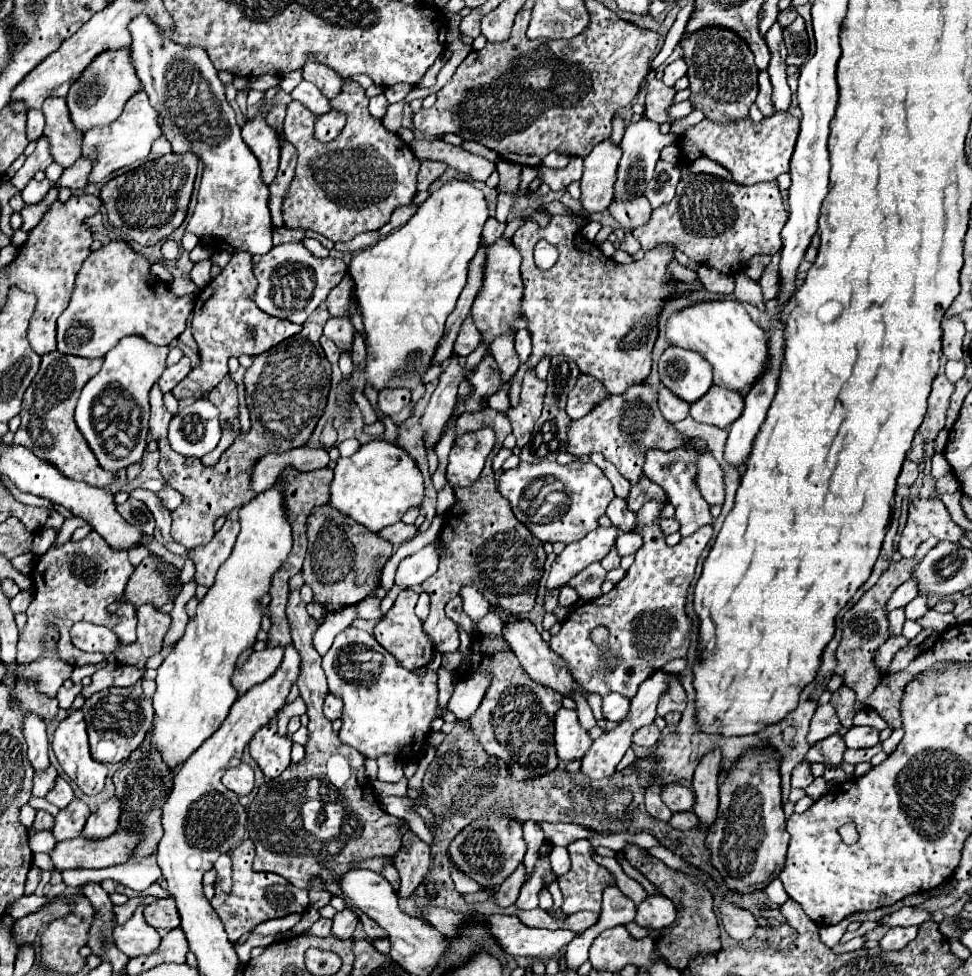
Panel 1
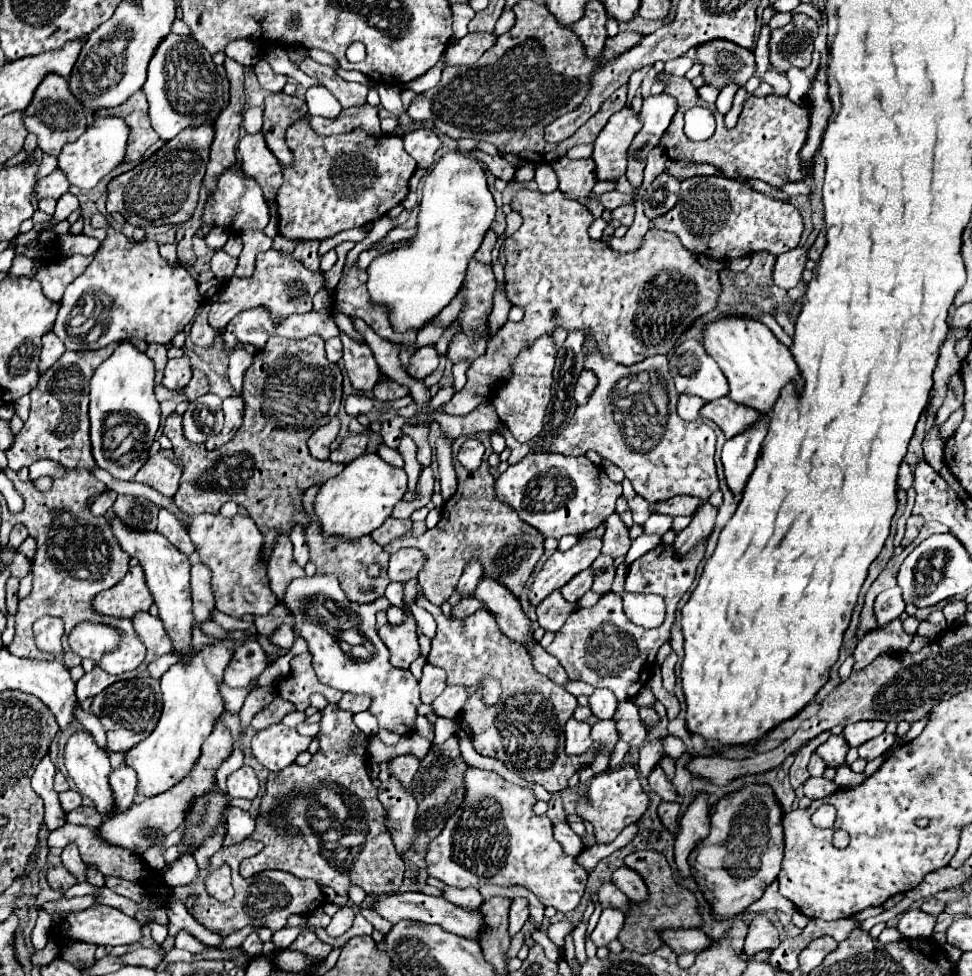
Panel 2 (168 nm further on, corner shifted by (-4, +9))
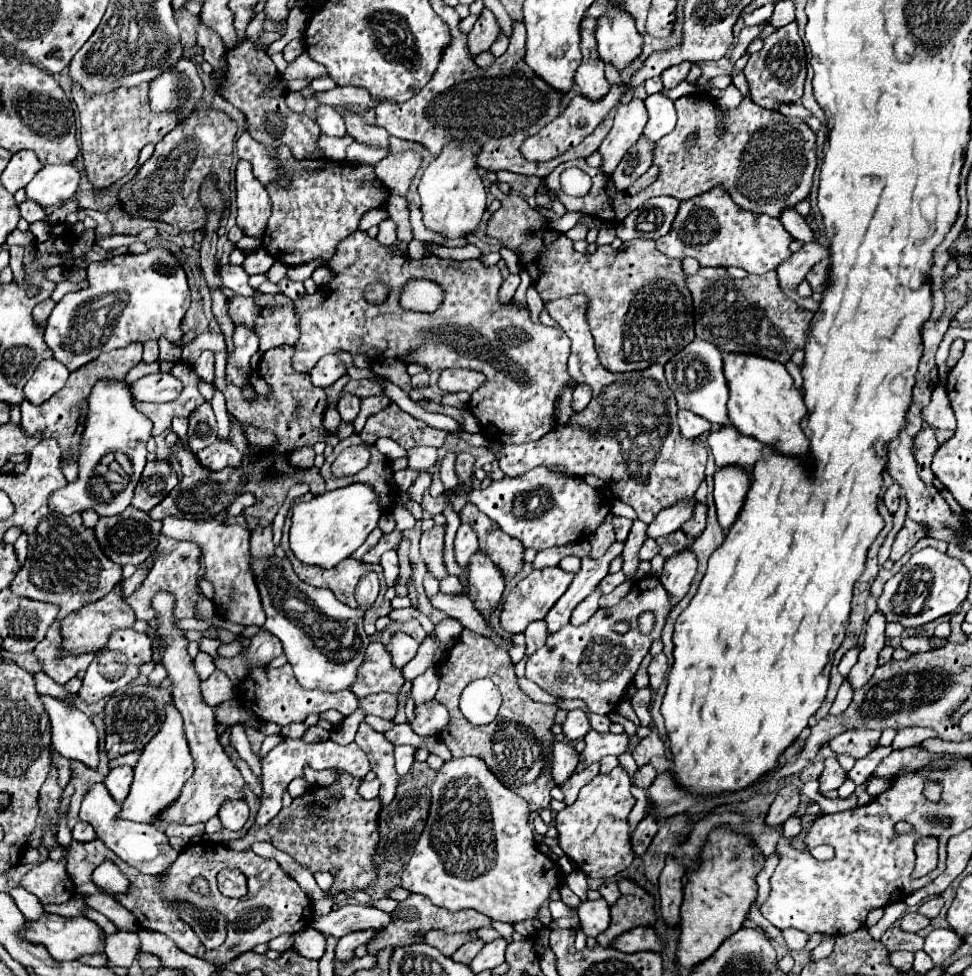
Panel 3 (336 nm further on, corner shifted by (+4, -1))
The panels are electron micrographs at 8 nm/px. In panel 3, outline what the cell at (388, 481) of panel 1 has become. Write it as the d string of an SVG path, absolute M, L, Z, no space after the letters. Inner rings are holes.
M353 484L341 490L325 492L309 502L295 502L291 510L291 552L303 564L319 568L333 568L341 560L349 558L365 542L373 528L377 528L381 518L377 494L373 494L373 490L369 490L365 484Z

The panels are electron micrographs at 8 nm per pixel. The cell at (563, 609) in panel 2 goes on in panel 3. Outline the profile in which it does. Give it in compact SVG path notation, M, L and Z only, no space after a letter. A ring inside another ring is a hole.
M533 622L533 626L529 626L529 628L525 630L525 638L527 638L525 658L529 658L535 650L539 650L541 646L545 646L545 640L547 640L545 622Z

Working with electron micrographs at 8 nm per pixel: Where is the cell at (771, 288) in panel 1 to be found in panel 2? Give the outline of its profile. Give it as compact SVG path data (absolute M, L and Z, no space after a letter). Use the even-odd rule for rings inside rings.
M793 248L785 254L781 254L773 266L775 284L783 290L797 286L797 282L801 280L801 272L805 268L805 260L807 260L805 248Z

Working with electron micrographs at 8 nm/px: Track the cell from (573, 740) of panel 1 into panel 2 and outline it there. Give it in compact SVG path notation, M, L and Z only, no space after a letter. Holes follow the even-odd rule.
M569 718L565 724L565 736L567 736L565 752L567 754L583 754L591 746L589 730L591 730L589 722L579 722L575 718Z

